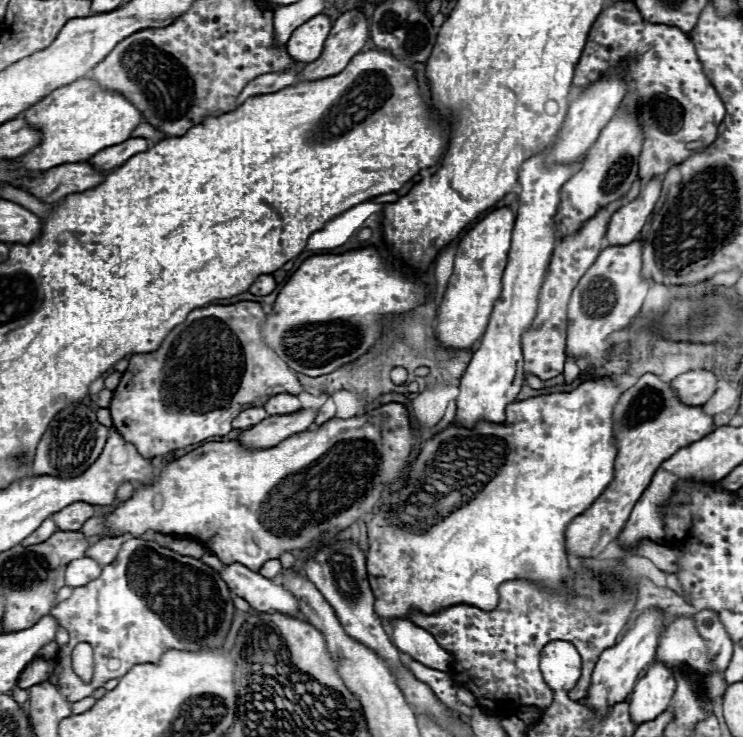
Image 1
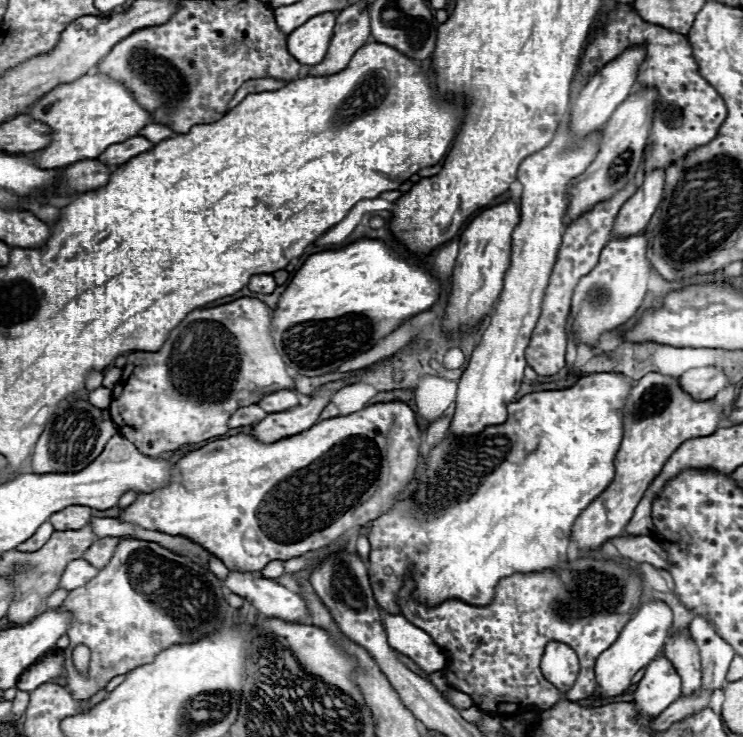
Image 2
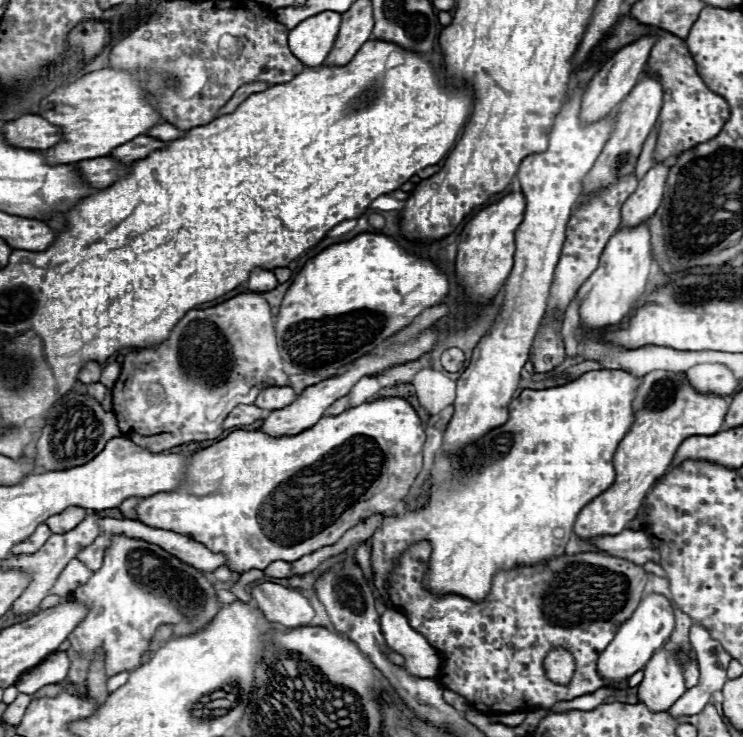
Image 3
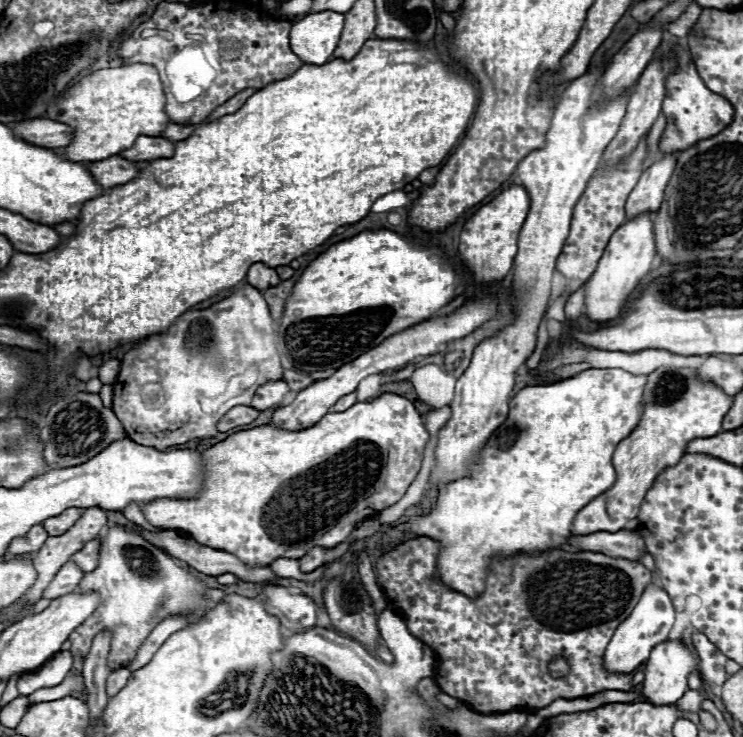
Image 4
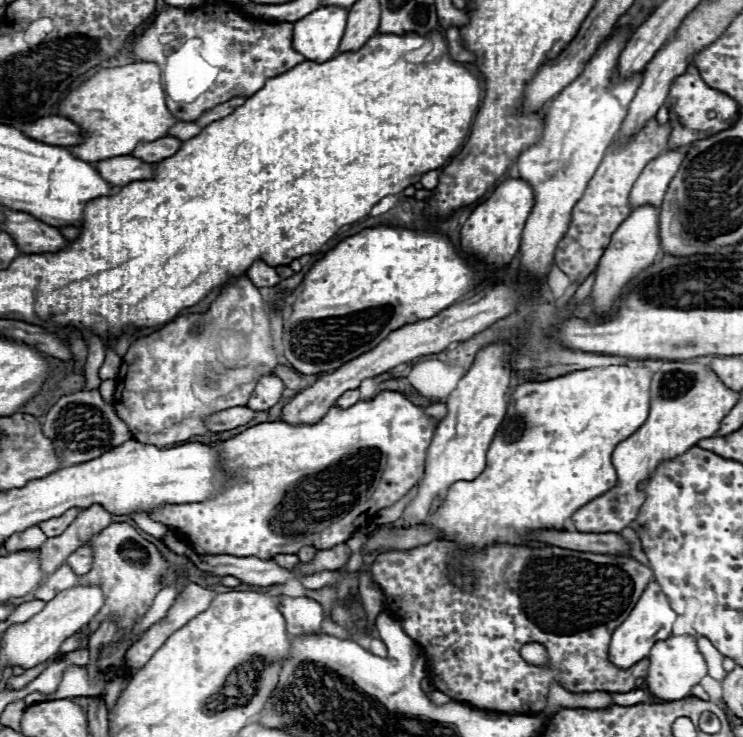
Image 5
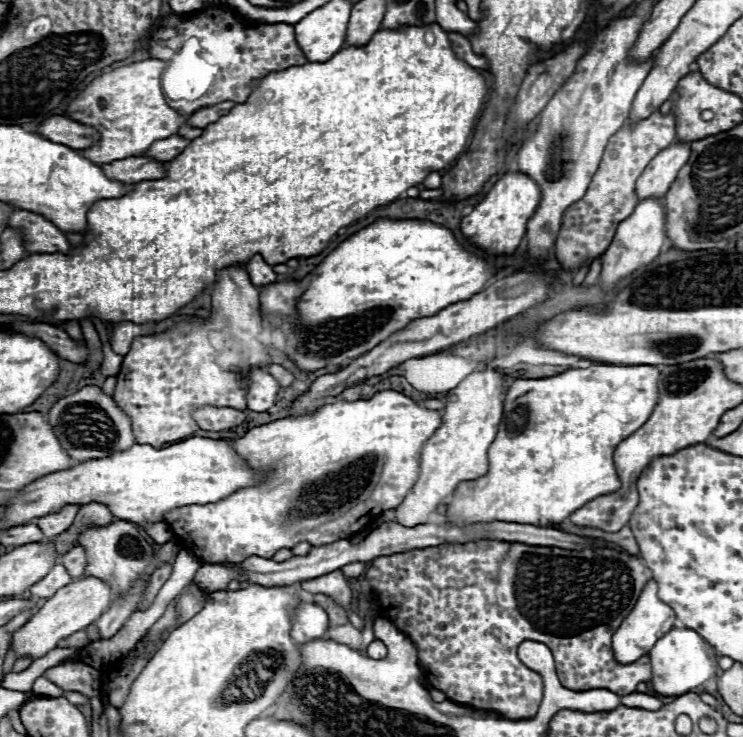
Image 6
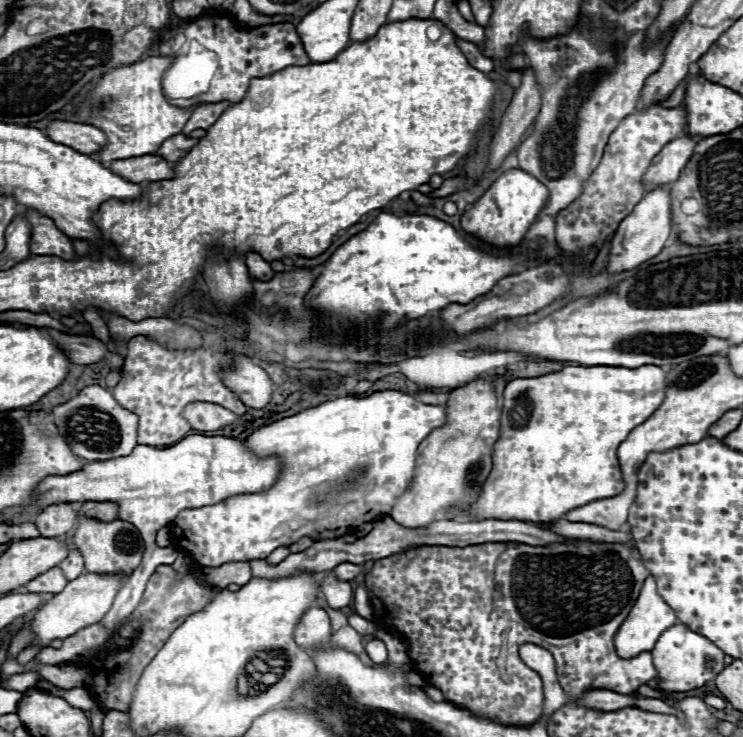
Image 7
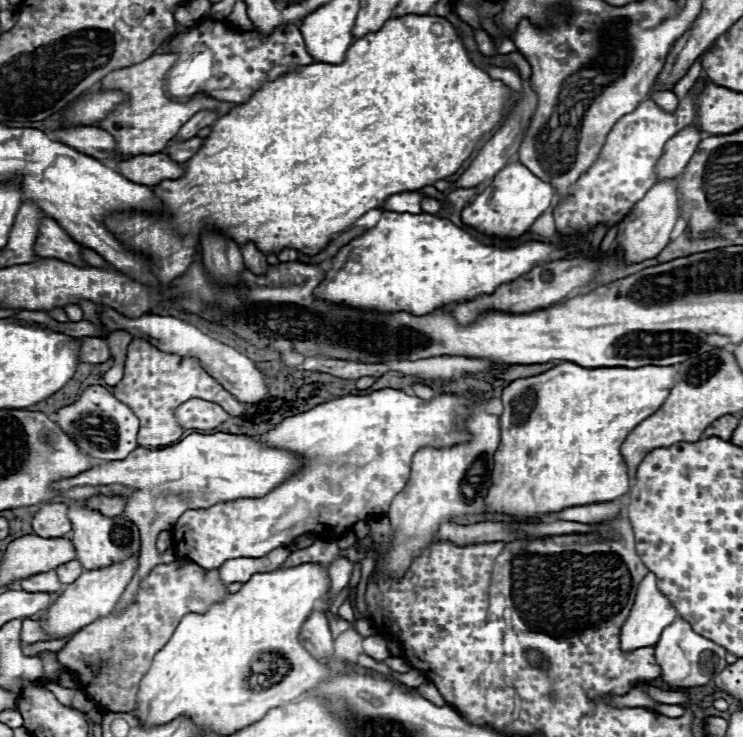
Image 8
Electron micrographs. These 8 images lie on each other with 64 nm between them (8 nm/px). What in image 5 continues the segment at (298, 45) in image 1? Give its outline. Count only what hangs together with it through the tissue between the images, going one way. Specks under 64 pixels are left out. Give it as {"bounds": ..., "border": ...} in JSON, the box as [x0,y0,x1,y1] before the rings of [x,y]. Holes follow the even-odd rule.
{"bounds":[294,6,348,62],"border":[[[320,6],[294,22],[294,48],[306,60],[326,62],[336,56],[344,36],[348,10],[342,6]]]}

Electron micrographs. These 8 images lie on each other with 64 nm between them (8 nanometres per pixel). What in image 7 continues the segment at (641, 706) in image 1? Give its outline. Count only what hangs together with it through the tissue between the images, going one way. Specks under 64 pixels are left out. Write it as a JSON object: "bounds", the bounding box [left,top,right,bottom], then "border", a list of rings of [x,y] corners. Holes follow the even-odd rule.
{"bounds":[652,624,724,692],"border":[[[674,624],[662,632],[652,648],[652,660],[658,670],[658,688],[662,692],[686,692],[714,680],[724,668],[724,652],[704,636],[692,632],[686,624]]]}

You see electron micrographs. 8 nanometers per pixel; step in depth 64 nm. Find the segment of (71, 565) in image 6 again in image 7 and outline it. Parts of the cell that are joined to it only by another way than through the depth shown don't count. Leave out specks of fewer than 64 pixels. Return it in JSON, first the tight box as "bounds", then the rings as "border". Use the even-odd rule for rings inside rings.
{"bounds":[58,550,84,580],"border":[[[72,550],[70,556],[58,566],[60,566],[60,570],[62,570],[66,580],[76,580],[80,574],[84,574],[84,560],[82,560],[78,550]]]}

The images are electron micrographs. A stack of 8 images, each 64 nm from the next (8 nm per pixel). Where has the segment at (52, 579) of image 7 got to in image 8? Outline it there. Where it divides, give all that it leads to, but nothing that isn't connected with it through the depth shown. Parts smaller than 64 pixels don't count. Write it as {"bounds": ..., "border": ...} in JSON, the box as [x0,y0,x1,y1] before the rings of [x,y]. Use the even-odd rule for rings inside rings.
{"bounds":[20,570,62,592],"border":[[[54,570],[34,574],[30,578],[22,578],[20,586],[22,586],[24,592],[58,592],[62,588],[62,584],[60,584]]]}

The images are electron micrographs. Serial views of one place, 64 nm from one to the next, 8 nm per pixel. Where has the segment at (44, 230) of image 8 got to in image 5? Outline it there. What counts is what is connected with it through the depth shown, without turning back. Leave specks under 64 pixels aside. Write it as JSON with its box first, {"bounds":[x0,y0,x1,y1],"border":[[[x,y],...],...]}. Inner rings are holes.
{"bounds":[2,210,66,254],"border":[[[6,210],[4,214],[6,220],[2,222],[2,230],[16,240],[22,254],[44,254],[66,248],[66,238],[58,228],[44,224],[26,212]]]}

